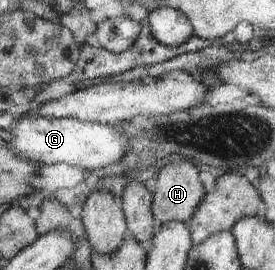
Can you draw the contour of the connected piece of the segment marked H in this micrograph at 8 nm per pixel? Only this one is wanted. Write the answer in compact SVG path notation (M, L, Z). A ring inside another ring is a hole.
M189 159L161 167L151 205L153 217L160 224L165 225L167 221L187 224L193 217L206 193L199 172L197 165L189 163Z

